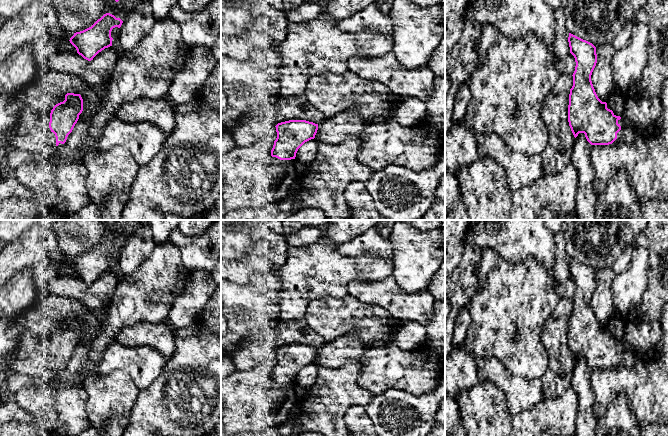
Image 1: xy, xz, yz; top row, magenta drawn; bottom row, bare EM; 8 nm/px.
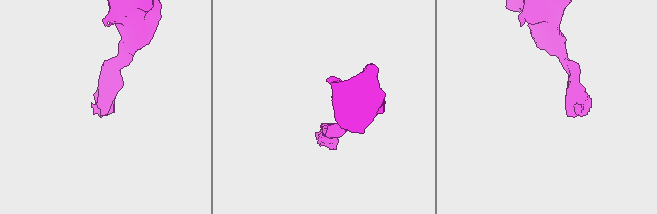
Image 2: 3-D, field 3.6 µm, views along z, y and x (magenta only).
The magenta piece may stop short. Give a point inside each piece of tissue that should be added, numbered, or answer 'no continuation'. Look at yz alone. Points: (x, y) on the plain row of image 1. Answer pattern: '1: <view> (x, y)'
1: yz (628, 357)

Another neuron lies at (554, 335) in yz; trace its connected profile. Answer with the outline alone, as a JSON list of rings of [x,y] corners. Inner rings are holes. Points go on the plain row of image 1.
[[[561,298],[541,330],[541,342],[549,360],[540,378],[544,399],[556,399],[570,387],[575,361],[568,346],[568,329],[573,300]]]

